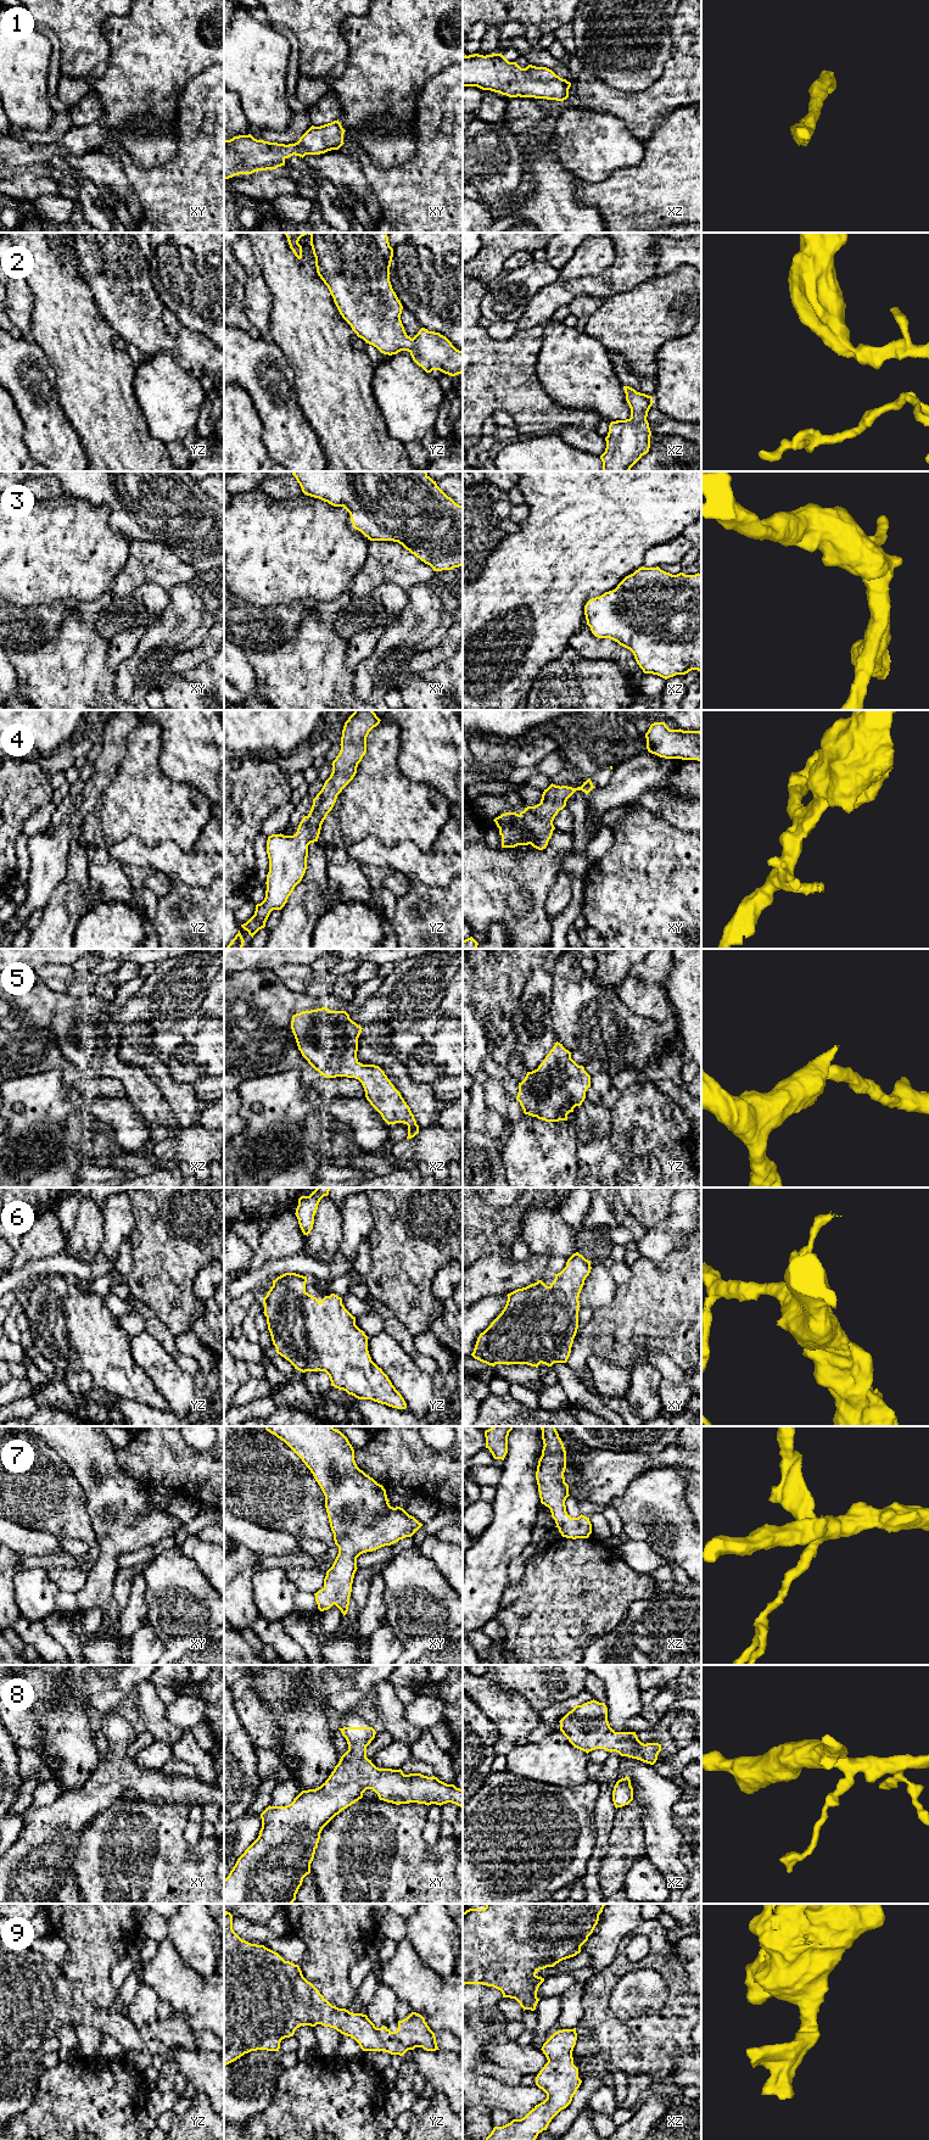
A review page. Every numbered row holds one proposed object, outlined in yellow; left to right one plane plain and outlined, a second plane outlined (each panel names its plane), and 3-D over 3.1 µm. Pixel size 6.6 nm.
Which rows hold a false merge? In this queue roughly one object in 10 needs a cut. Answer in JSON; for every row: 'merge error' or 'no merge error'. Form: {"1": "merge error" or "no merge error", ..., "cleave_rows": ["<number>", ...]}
{"1": "no merge error", "2": "no merge error", "3": "no merge error", "4": "no merge error", "5": "no merge error", "6": "no merge error", "7": "no merge error", "8": "no merge error", "9": "no merge error", "cleave_rows": []}

